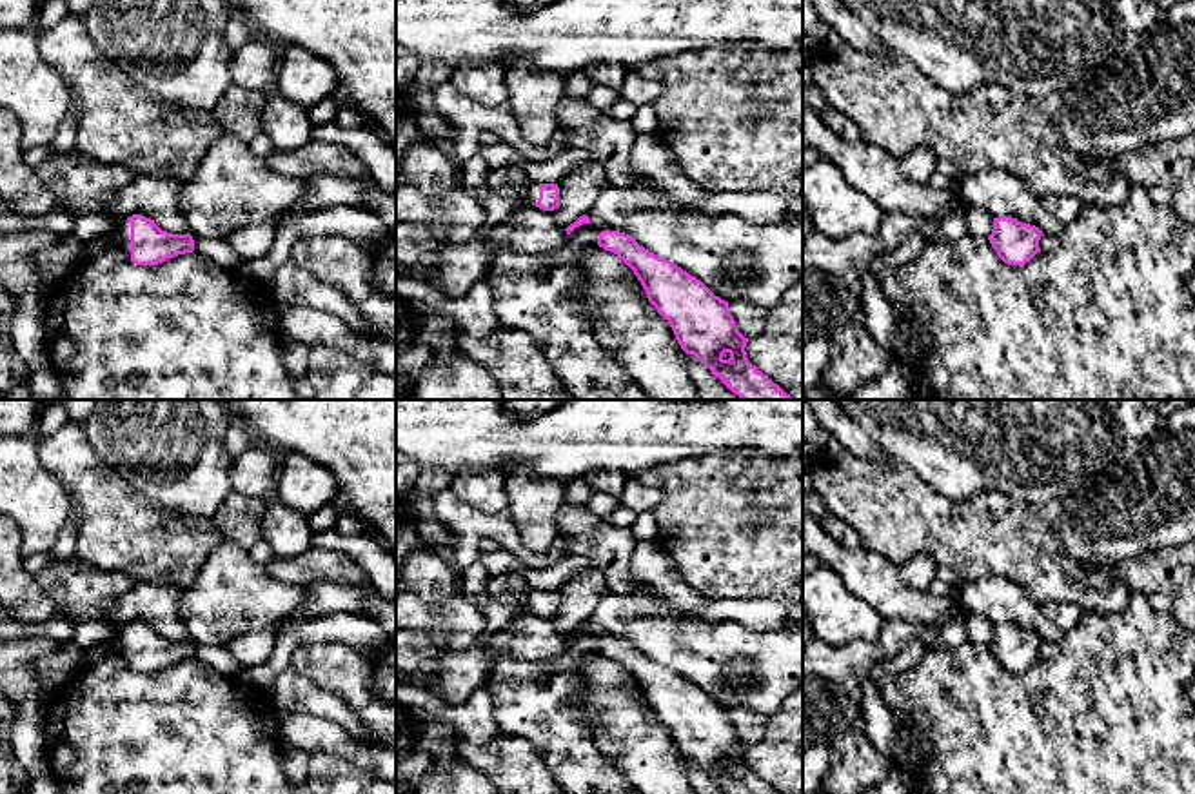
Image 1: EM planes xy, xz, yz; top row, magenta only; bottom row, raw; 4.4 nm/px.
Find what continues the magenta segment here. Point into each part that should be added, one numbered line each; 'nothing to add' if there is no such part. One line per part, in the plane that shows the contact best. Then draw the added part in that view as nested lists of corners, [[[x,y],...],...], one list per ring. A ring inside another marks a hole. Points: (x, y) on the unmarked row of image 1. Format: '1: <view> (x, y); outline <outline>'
1: xy (118, 644); outline [[[127,625],[114,629],[109,640],[85,649],[76,667],[89,667],[109,656],[120,656],[131,667],[131,629]]]

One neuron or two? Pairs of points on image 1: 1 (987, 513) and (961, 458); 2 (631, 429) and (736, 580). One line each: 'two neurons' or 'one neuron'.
1: two neurons
2: two neurons

